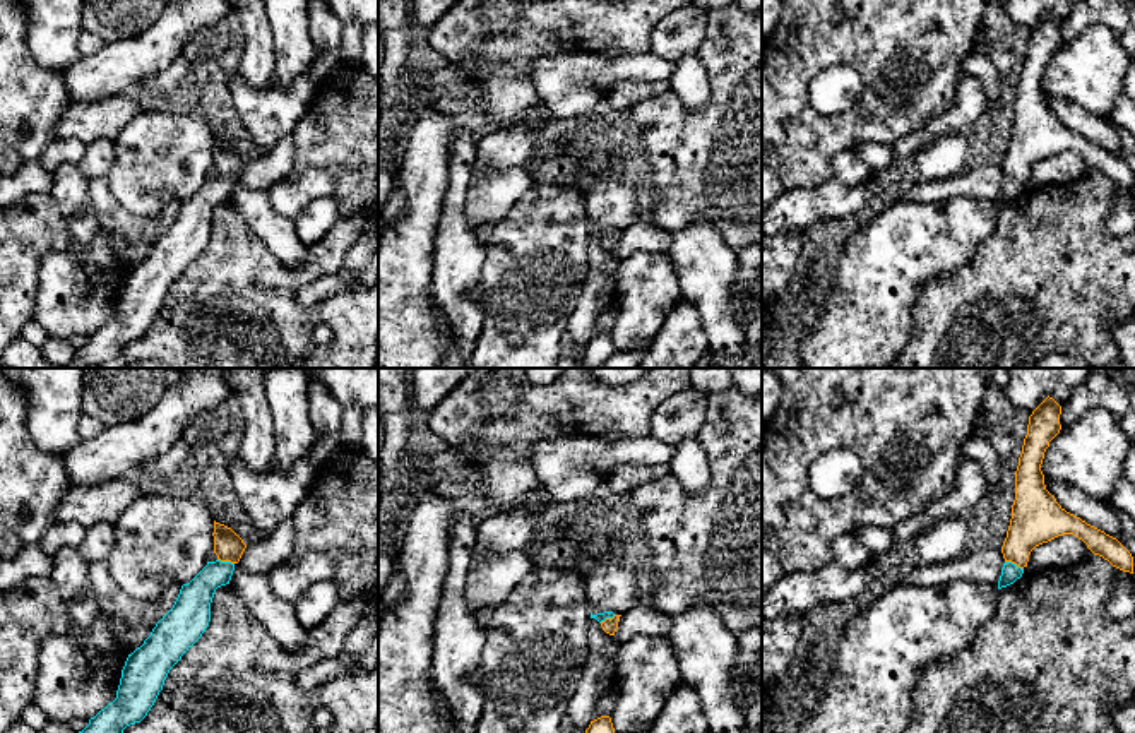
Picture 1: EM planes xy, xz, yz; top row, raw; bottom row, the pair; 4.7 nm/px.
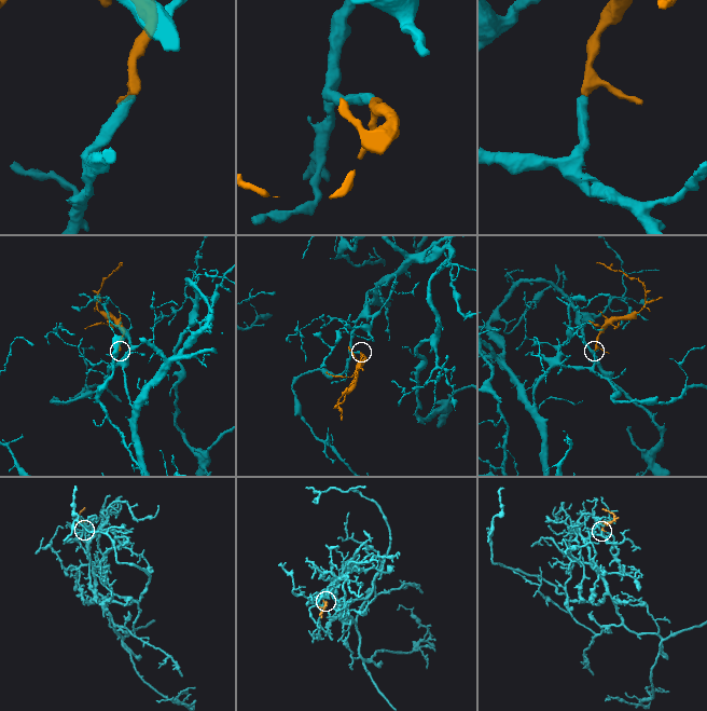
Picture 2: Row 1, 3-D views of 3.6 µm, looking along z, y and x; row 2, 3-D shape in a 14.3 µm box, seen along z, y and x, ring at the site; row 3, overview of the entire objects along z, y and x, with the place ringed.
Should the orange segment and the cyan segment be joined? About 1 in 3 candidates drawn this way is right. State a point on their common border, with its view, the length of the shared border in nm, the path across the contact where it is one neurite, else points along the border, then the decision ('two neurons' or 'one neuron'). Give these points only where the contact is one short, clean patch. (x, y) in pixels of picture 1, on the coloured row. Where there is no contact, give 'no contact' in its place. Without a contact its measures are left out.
meets orange in yz at (1014, 562); contact 100 nm long; runs through yz (1036, 516), (1016, 548), (1014, 562), (1010, 572); one neuron

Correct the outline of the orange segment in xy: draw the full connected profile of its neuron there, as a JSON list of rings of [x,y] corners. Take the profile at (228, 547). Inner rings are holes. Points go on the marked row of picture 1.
[[[214,521],[216,562],[183,584],[173,608],[151,635],[128,654],[116,699],[101,709],[79,733],[123,733],[140,723],[154,706],[169,670],[202,637],[211,622],[211,603],[217,587],[229,584],[247,545],[228,526]]]

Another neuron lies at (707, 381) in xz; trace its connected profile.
[[[690,368],[690,384],[695,390],[710,396],[734,385],[731,368]]]

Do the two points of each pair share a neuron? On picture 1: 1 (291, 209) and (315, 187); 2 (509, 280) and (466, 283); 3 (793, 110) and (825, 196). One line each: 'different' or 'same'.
1: same
2: different
3: different

